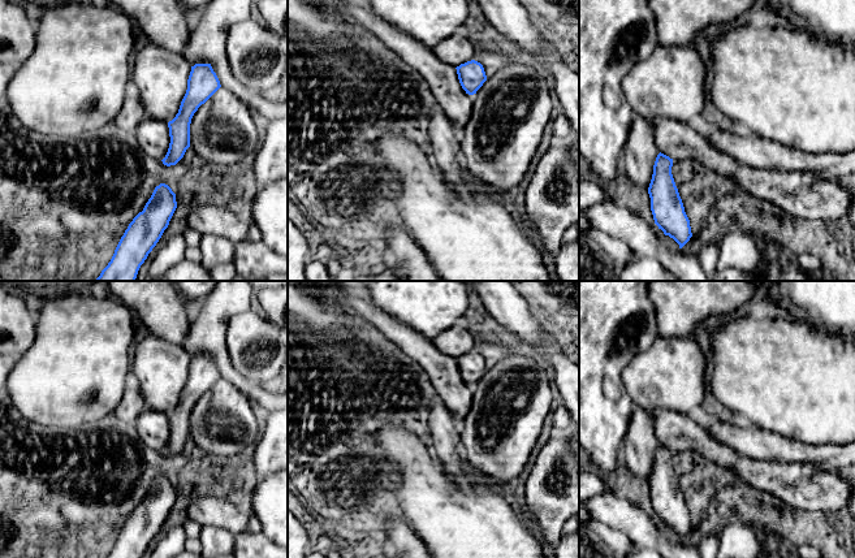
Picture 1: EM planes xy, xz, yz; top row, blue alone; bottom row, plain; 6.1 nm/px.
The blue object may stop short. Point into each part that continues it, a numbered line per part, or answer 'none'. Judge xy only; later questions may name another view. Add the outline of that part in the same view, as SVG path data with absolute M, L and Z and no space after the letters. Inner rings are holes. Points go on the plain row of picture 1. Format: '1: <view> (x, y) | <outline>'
1: xy (152, 427) | M147 408L139 415L134 425L147 446L157 451L165 449L170 434L168 415Z

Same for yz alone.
1: yz (802, 485) | M656 410L652 416L661 445L673 451L696 450L712 462L733 468L750 486L765 490L794 509L833 511L848 506L850 484L838 471L740 455L714 440L688 414Z

